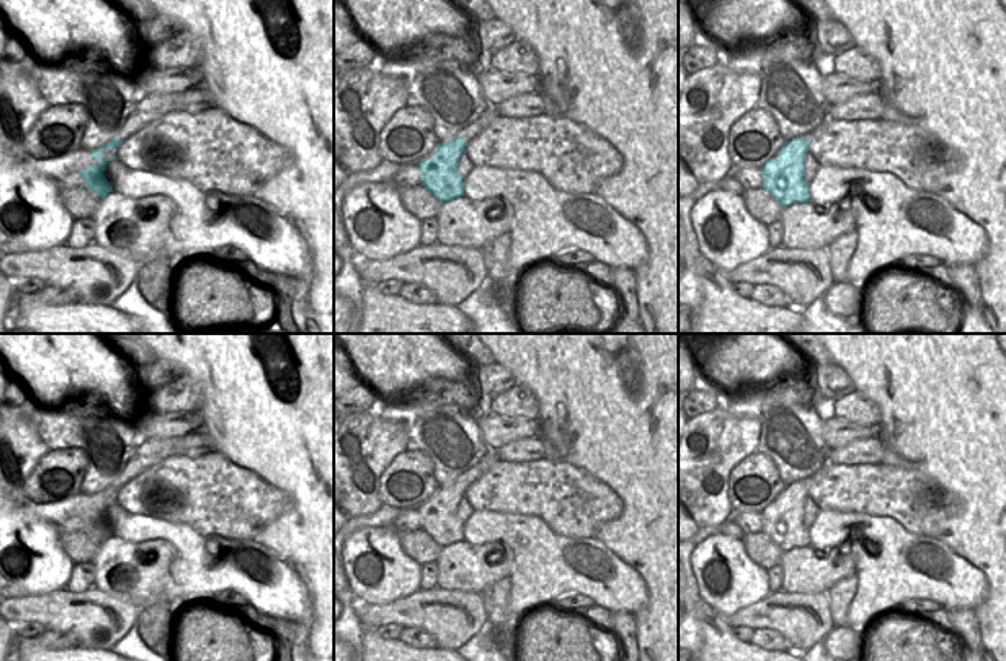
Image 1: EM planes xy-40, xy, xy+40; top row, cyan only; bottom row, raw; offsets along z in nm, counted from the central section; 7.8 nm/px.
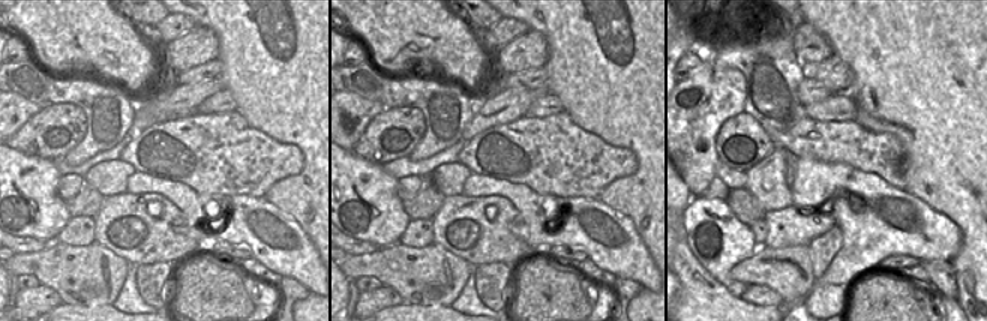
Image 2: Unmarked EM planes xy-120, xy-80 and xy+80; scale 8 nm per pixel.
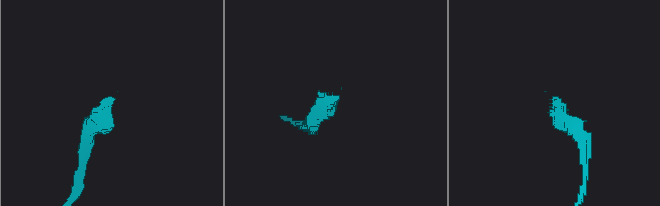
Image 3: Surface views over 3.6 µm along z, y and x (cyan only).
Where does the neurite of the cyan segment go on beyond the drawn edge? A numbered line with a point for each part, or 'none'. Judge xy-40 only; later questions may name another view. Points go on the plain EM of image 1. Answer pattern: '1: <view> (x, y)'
1: xy-40 (148, 452)

